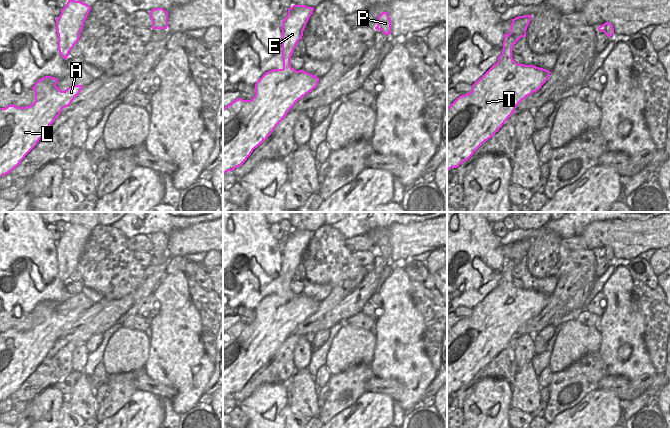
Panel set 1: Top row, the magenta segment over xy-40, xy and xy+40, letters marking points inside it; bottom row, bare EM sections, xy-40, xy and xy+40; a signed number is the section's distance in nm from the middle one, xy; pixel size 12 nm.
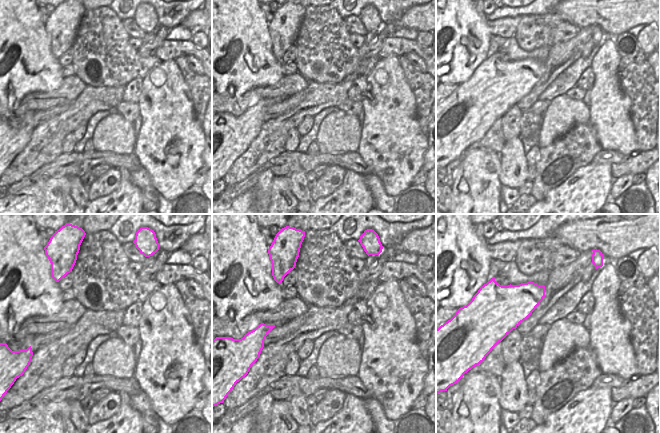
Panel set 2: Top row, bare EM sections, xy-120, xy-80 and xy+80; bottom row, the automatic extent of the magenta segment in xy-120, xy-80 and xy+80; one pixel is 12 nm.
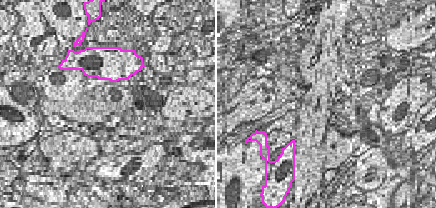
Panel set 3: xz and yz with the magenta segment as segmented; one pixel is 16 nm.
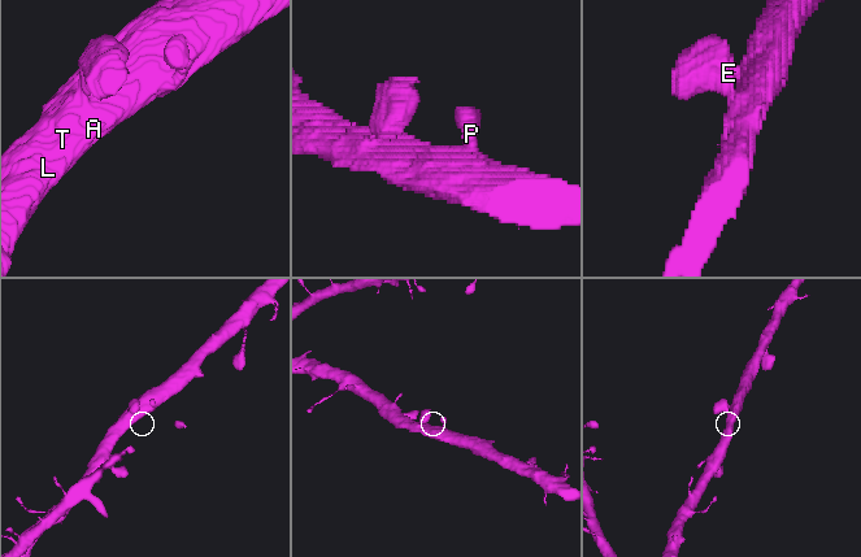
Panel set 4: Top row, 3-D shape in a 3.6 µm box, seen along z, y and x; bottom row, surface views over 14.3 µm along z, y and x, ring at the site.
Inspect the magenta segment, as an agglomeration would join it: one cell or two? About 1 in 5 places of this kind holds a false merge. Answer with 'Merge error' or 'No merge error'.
No merge error.

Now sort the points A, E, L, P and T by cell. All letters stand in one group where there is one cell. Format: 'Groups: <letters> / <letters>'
Groups: A E L P T.

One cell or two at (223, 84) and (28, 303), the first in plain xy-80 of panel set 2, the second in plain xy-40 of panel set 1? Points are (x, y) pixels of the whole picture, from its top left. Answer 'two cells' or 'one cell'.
one cell

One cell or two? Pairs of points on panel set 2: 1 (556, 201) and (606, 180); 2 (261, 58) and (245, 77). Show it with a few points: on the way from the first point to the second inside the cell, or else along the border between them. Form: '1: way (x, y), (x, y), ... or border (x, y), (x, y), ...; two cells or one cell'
1: way (568, 201), (575, 201), (594, 182); one cell
2: way (270, 63), (272, 66), (270, 68), (255, 74); one cell

